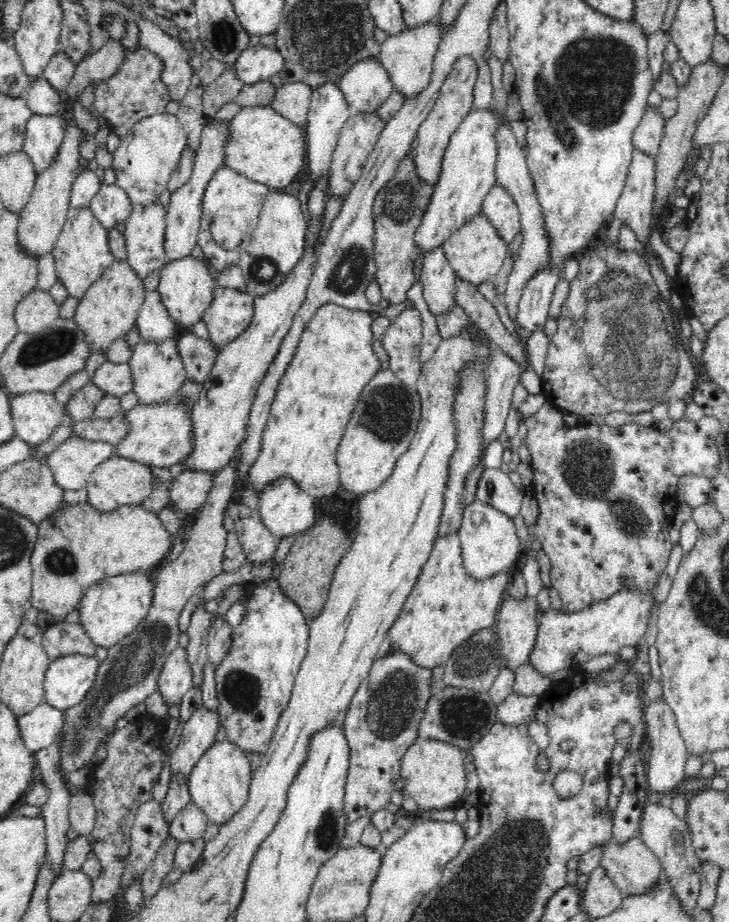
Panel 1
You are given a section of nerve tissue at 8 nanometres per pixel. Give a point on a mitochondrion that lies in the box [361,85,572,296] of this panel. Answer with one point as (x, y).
(401, 201)

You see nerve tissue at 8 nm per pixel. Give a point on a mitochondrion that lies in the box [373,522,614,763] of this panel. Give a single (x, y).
(463, 715)

